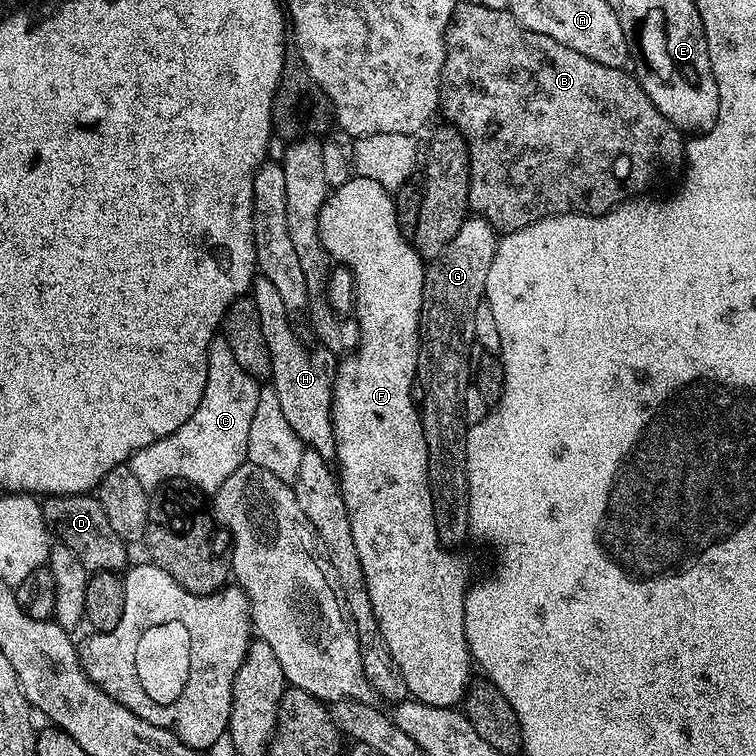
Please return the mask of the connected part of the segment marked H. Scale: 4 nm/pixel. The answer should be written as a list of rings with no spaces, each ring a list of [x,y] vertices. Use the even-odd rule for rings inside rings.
[[[257,275],[250,289],[252,301],[258,306],[258,314],[262,314],[262,334],[266,338],[266,346],[270,346],[270,362],[272,374],[270,386],[278,394],[278,402],[282,405],[282,414],[286,414],[286,422],[294,426],[298,438],[305,445],[322,454],[322,458],[331,461],[336,455],[336,438],[332,434],[332,381],[338,367],[338,356],[323,347],[307,348],[304,340],[292,329],[288,321],[290,310],[278,294],[274,282],[265,276]]]

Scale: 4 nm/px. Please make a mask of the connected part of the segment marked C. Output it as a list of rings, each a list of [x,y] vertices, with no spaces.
[[[223,338],[213,340],[208,348],[206,390],[202,402],[198,402],[198,410],[174,434],[132,455],[127,465],[134,470],[134,478],[150,494],[170,480],[186,480],[205,494],[216,493],[222,482],[248,459],[250,422],[258,407],[260,390],[257,377],[238,366],[238,358],[234,358],[228,343]]]

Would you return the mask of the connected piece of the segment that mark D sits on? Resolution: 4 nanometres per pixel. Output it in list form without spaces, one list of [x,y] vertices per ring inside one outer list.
[[[92,494],[79,496],[49,496],[43,501],[44,521],[54,533],[55,539],[76,552],[89,573],[123,573],[129,567],[129,545],[110,526],[106,510],[102,510],[99,499]]]

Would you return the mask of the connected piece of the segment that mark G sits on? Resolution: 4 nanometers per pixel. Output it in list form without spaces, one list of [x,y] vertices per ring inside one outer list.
[[[479,218],[464,221],[462,230],[454,234],[450,246],[437,260],[427,265],[424,273],[424,289],[422,290],[422,310],[420,311],[420,349],[418,350],[418,366],[416,374],[419,387],[424,387],[424,401],[419,401],[420,421],[426,434],[426,450],[428,451],[428,485],[432,491],[436,529],[440,535],[441,545],[460,544],[469,539],[468,515],[468,471],[466,470],[466,434],[469,423],[464,419],[464,391],[470,387],[470,377],[474,372],[474,355],[472,348],[476,344],[474,334],[474,310],[478,310],[478,302],[483,297],[486,286],[486,274],[490,274],[490,262],[494,262],[494,254],[498,243],[496,229]]]

